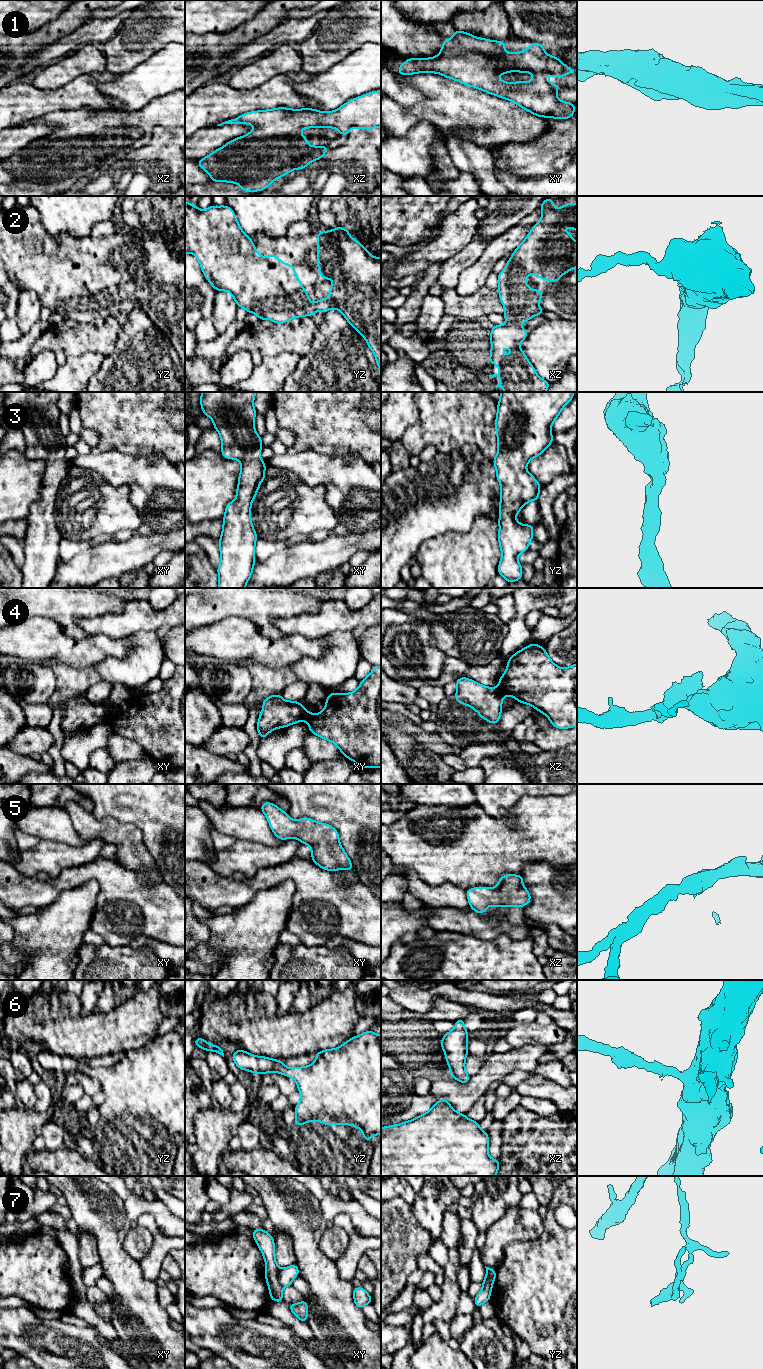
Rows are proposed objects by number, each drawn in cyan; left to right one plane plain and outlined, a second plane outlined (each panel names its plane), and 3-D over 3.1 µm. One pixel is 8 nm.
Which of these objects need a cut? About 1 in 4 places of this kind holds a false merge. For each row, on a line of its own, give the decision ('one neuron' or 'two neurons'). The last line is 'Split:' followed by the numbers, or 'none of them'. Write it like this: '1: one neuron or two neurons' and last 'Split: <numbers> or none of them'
1: one neuron
2: one neuron
3: one neuron
4: two neurons
5: one neuron
6: one neuron
7: two neurons
Split: 4, 7

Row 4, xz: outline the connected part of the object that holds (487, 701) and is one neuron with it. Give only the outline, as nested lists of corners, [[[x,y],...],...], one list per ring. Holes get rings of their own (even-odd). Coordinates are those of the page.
[[[467,677],[457,679],[455,699],[473,708],[481,718],[496,725],[502,713],[505,694],[498,688],[486,687]]]

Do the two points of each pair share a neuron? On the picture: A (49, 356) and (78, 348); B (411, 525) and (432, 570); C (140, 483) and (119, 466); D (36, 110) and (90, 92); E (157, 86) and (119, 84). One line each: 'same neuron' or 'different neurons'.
A: different neurons
B: different neurons
C: same neuron
D: same neuron
E: same neuron

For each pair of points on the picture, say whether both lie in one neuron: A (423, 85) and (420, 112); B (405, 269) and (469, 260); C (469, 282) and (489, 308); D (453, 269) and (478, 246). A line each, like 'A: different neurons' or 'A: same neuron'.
A: same neuron
B: different neurons
C: different neurons
D: same neuron

